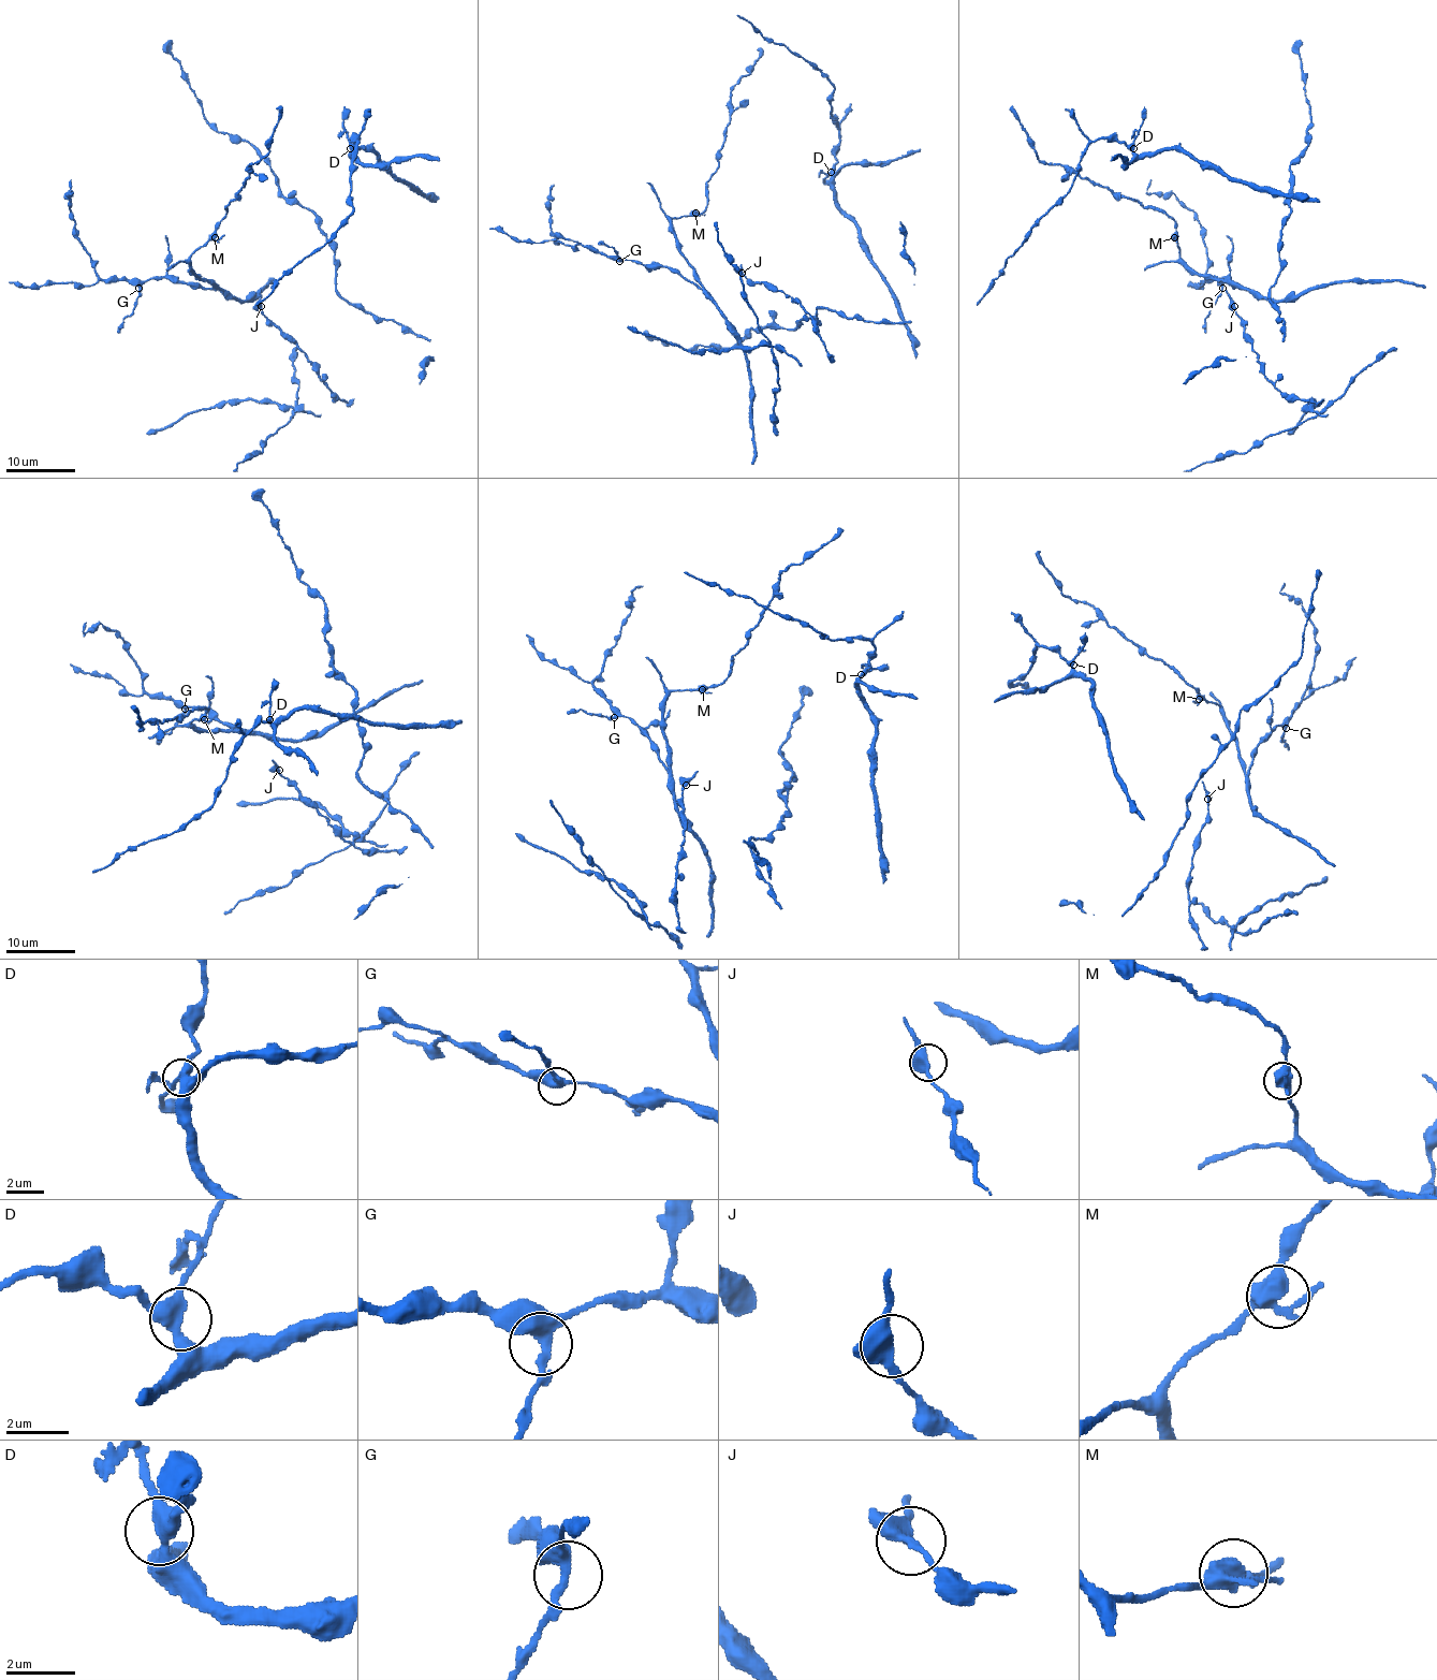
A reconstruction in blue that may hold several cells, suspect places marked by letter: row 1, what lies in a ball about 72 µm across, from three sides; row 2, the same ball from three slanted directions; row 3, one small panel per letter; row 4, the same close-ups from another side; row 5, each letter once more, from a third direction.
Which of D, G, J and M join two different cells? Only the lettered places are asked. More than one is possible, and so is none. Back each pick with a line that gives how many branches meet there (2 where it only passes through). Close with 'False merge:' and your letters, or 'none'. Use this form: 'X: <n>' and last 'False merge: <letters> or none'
False merge: none

